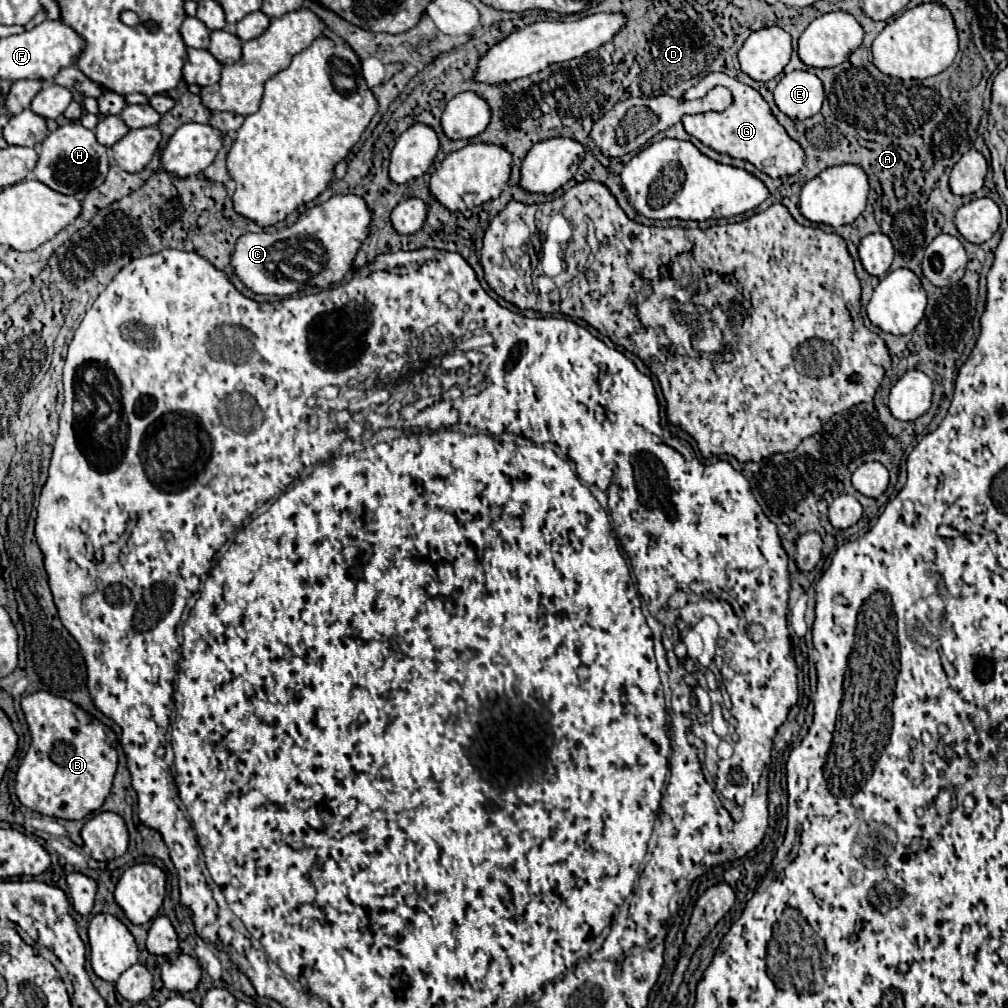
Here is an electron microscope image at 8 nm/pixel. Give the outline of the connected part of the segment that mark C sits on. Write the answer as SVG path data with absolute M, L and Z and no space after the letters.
M333 195L329 201L305 209L291 227L275 233L245 233L231 253L231 267L239 281L259 295L289 297L301 285L329 287L345 277L351 261L369 233L371 213L361 197Z

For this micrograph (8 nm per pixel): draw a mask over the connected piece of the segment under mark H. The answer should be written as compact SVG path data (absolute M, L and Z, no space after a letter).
M79 121L65 123L57 127L53 133L49 133L45 141L37 147L37 153L39 153L39 161L33 169L35 179L51 187L53 191L71 195L75 199L83 199L89 191L101 185L109 171L107 147L97 143L95 133L85 129Z

